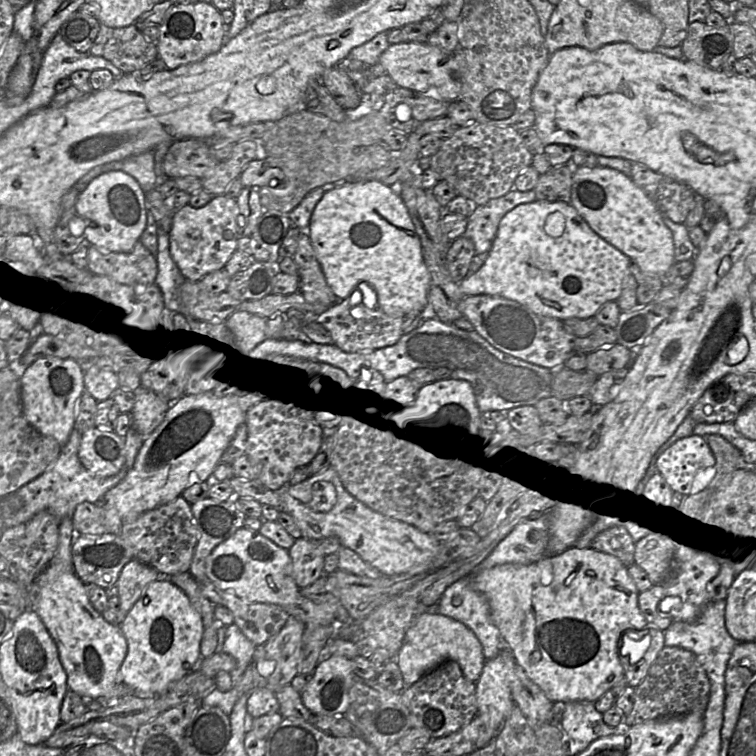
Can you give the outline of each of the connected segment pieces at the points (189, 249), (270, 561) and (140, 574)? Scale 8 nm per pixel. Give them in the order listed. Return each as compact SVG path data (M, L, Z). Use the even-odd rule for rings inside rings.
M226 195L213 196L202 208L184 206L173 213L168 233L172 260L186 280L197 282L212 272L224 269L232 254L237 251L239 209L236 199Z
M238 529L229 539L219 544L206 560L206 574L212 583L250 603L276 604L281 600L306 601L292 574L289 551L278 546L260 532Z
M132 559L122 569L116 586L120 607L117 613L118 624L121 625L127 613L140 599L145 588L153 581L167 579L153 567Z

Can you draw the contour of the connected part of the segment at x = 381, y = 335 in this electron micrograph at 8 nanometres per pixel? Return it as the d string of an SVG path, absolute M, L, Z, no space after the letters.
M358 289L348 299L337 301L316 320L330 334L340 350L346 353L364 353L395 345L404 335L402 331L404 318L392 317L379 308L365 306Z

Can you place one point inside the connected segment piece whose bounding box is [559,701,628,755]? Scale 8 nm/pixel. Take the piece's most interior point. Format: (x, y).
(581, 722)

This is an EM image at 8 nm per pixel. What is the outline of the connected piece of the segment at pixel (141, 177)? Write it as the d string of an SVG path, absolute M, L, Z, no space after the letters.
M150 150L122 161L93 168L77 181L70 190L82 192L93 179L111 171L121 171L131 176L137 181L144 193L156 188L154 151Z

